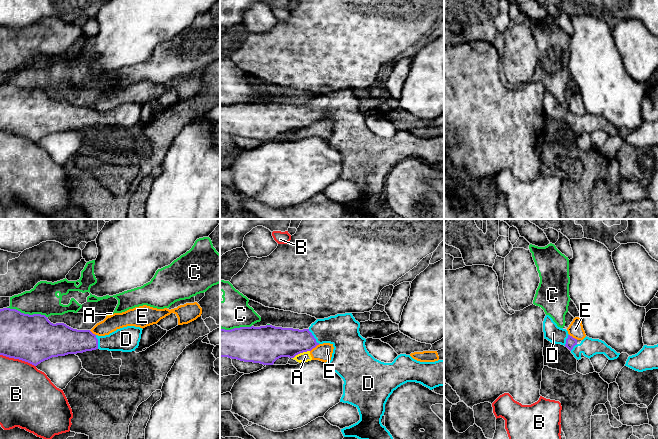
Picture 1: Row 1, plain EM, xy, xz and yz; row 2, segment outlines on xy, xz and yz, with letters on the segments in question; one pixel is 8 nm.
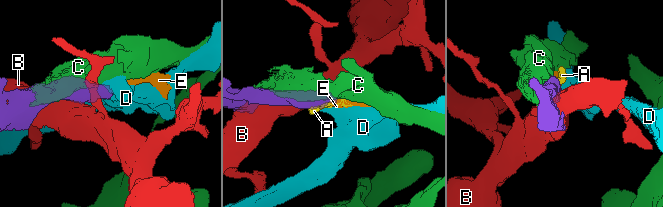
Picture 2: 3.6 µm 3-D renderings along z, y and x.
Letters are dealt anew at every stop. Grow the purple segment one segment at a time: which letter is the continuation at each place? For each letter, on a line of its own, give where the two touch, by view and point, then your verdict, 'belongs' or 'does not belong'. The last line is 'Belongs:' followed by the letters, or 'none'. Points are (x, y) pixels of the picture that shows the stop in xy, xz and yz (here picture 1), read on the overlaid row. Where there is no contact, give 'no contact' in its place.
A: meets purple in xz at (300, 352); does not belong
B: meets purple in xy at (18, 358); does not belong
C: meets purple in xy at (27, 314); does not belong
D: meets purple in xz at (313, 337); belongs
E: meets purple in xz at (314, 347); does not belong
Belongs: D

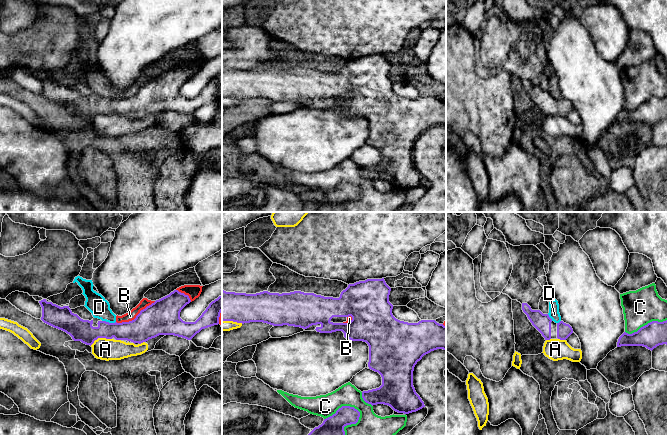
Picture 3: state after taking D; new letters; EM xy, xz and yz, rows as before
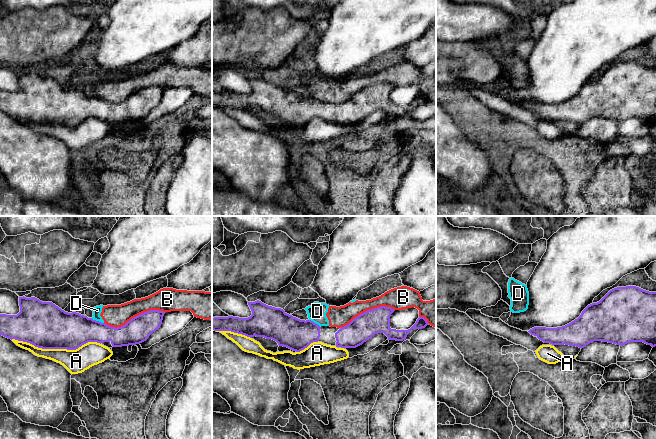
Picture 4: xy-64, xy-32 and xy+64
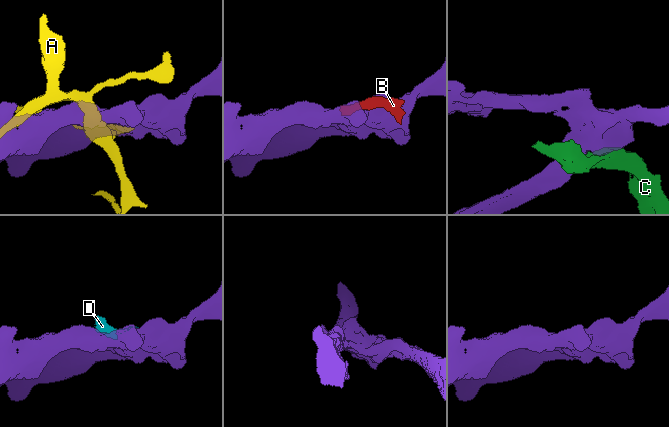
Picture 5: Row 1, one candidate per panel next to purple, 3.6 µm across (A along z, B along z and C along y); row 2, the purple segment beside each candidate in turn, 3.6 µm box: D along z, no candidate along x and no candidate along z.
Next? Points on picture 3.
A: meets purple in xy at (100, 337); does not belong
B: meets purple in xy at (136, 316); does not belong
C: meets purple in xz at (342, 406); does not belong
D: meets purple in xy at (108, 322); does not belong
Belongs: none

